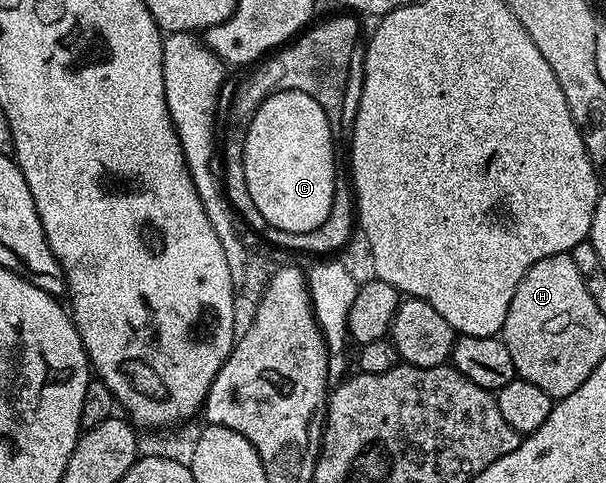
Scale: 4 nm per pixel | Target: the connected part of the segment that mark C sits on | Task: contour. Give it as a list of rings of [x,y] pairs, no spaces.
[[[281,90],[260,104],[256,116],[246,129],[244,140],[244,180],[248,180],[248,196],[252,196],[252,204],[256,204],[256,212],[264,216],[269,229],[283,230],[286,233],[312,232],[328,219],[332,211],[334,190],[334,138],[335,131],[330,129],[330,121],[308,96],[299,90]]]

